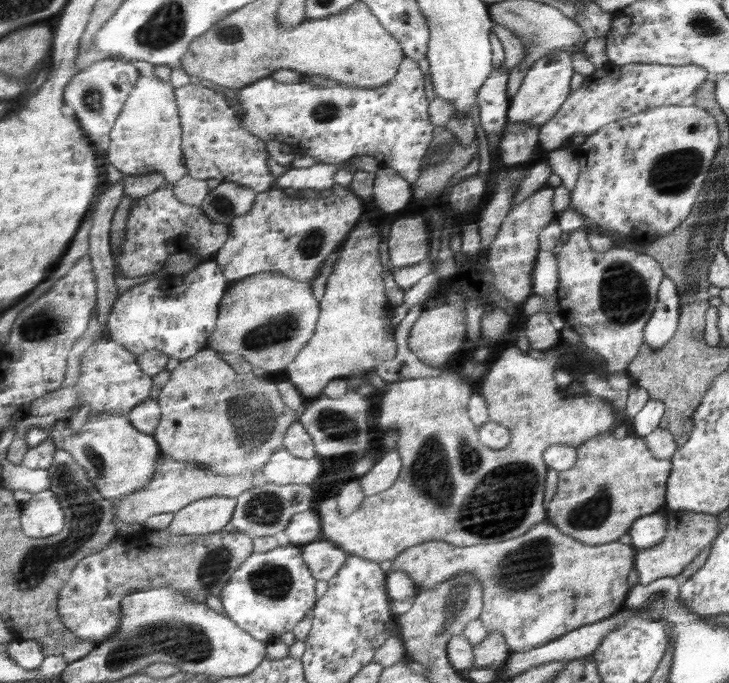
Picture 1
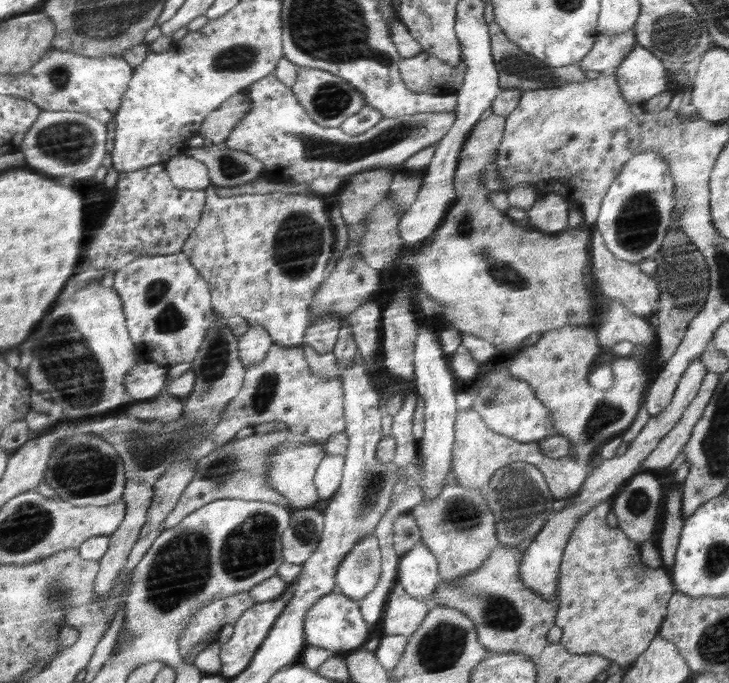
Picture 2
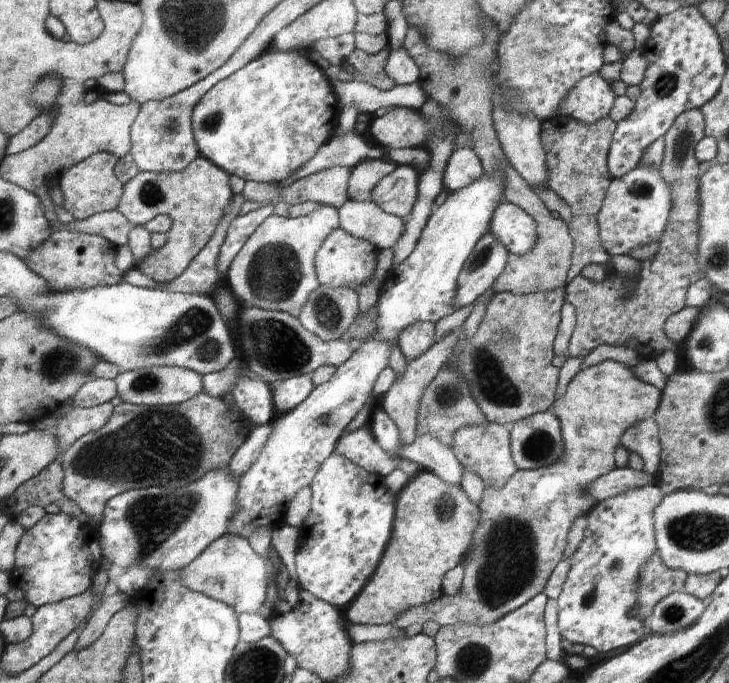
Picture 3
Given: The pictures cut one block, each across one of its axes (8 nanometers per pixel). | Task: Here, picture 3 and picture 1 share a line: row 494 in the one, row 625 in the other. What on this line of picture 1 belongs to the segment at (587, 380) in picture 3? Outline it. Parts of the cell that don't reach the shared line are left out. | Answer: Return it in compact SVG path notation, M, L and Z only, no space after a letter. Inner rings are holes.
M546 520L526 535L506 542L464 547L436 540L422 543L400 553L392 561L391 572L406 572L420 590L441 585L457 574L471 572L484 585L484 609L480 620L487 632L501 632L505 635L512 654L528 652L566 633L572 633L577 628L593 625L608 616L612 617L614 612L620 610L622 598L626 598L626 594L631 590L624 582L628 572L635 567L636 556L636 550L632 545L618 544L618 541L614 541L590 546L566 535L556 523Z

